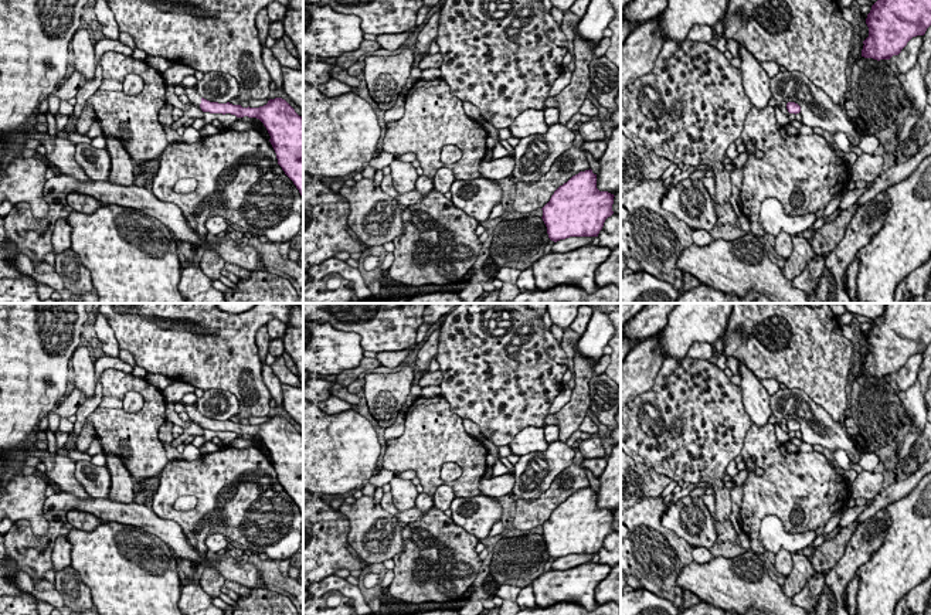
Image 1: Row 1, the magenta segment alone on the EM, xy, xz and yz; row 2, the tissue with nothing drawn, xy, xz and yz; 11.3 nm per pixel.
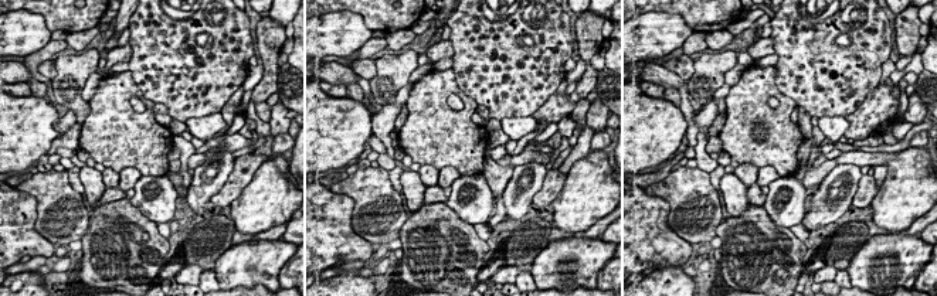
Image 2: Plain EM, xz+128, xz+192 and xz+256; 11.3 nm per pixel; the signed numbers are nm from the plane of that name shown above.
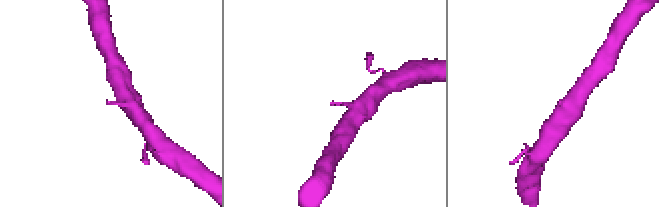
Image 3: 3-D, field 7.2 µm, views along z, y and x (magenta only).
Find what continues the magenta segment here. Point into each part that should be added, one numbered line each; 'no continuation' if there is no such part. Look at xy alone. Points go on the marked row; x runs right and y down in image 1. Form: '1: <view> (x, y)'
1: xy (194, 98)

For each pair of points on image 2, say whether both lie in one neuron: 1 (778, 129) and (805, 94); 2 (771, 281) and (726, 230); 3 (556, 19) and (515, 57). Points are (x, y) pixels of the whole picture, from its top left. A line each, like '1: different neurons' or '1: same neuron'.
1: different neurons
2: same neuron
3: same neuron

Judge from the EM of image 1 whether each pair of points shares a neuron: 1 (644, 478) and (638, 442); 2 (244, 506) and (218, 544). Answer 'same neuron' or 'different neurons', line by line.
1: different neurons
2: different neurons

